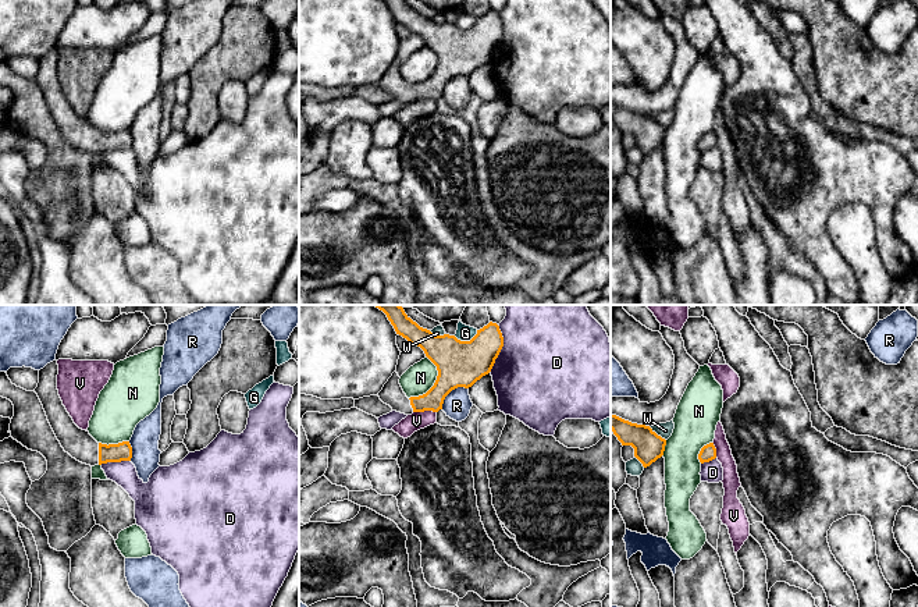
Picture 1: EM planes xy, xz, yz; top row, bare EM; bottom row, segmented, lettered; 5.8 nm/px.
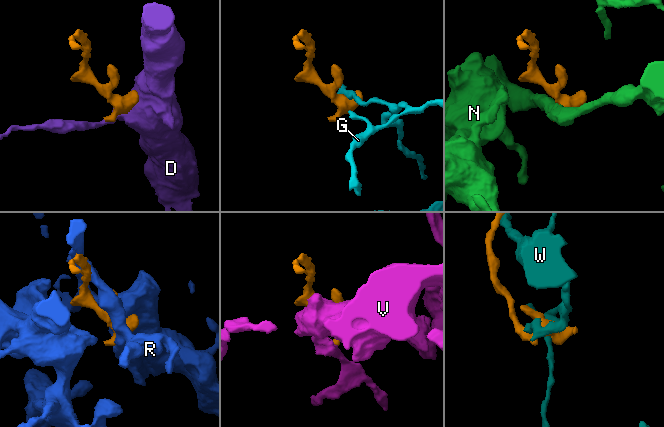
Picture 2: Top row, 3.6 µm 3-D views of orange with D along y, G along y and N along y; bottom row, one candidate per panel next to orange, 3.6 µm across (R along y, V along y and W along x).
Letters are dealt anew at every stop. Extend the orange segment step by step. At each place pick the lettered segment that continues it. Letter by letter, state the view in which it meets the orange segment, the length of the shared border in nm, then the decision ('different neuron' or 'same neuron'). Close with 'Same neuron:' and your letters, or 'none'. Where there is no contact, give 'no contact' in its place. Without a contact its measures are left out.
D: xz | 280 nm | different neuron
G: xz | 150 nm | different neuron
N: xz | 260 nm | different neuron
R: xz | 200 nm | different neuron
V: xz | 140 nm | different neuron
W: yz | 120 nm | different neuron
Same neuron: none

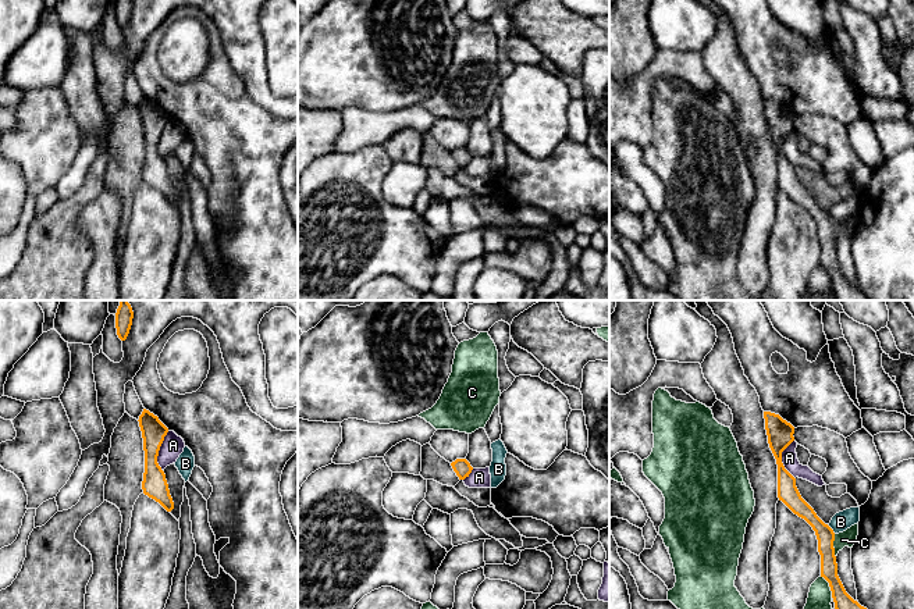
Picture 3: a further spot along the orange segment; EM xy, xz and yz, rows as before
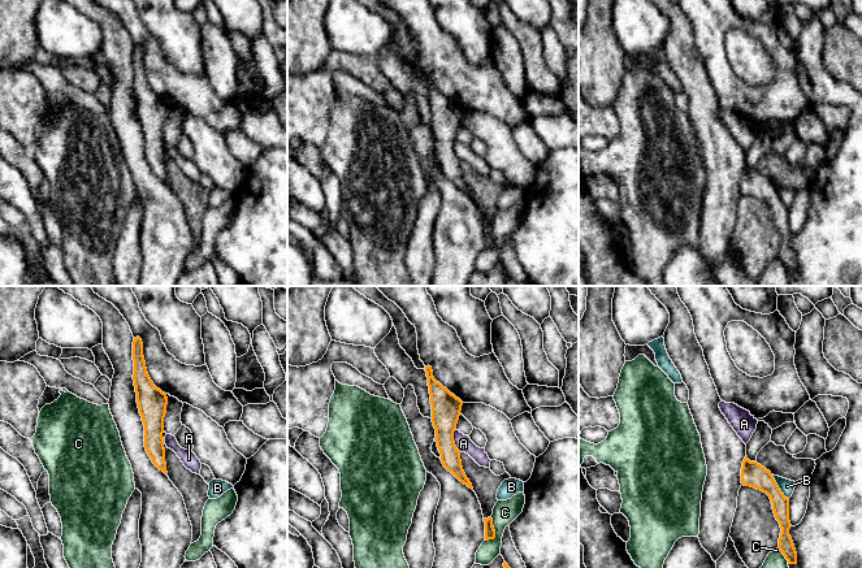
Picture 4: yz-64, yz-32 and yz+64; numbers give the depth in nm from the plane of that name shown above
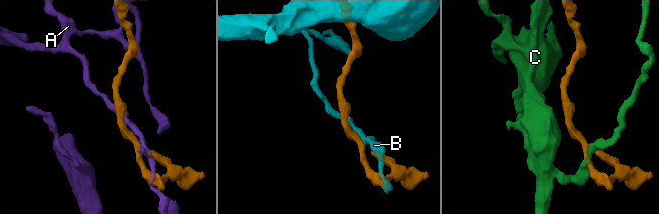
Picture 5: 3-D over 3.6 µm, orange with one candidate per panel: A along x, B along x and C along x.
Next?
A: xy | 240 nm | different neuron
B: yz | 60 nm | different neuron
C: yz | 140 nm | different neuron
Same neuron: none

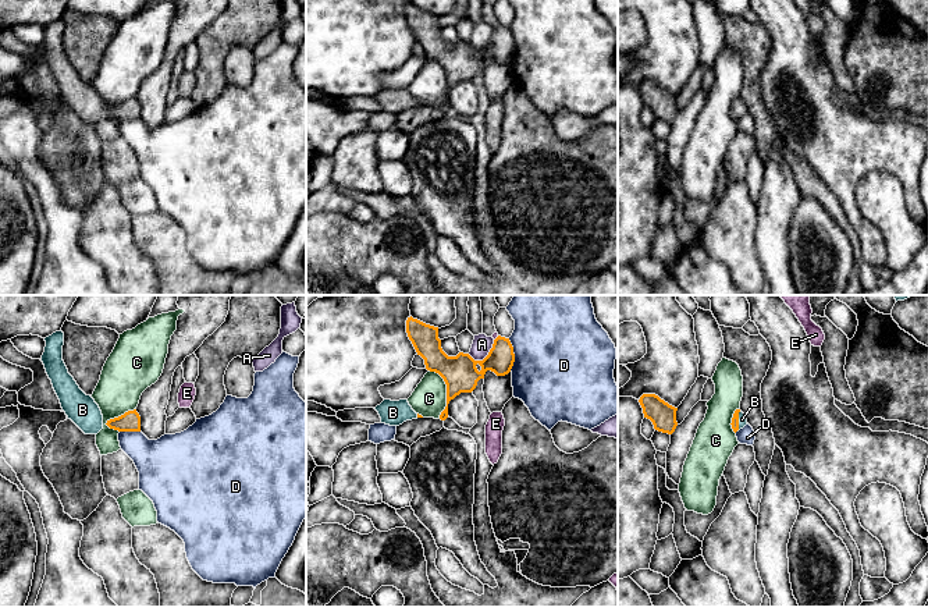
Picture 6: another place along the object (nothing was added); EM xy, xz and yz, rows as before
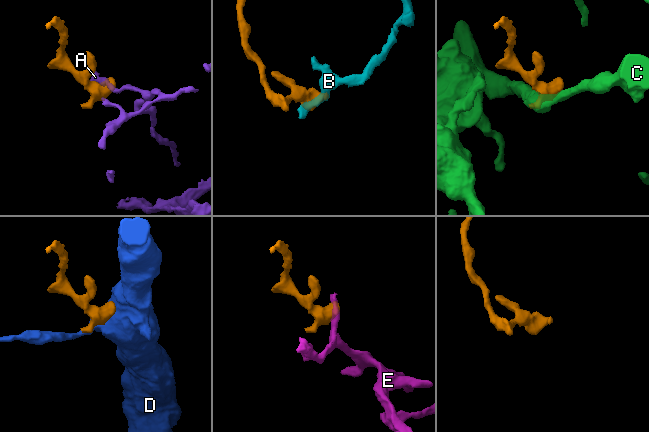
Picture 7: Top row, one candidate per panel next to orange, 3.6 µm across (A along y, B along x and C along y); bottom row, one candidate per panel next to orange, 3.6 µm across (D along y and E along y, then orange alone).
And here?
A: xz | 180 nm | different neuron
B: yz | 120 nm | same neuron
C: xz | 300 nm | different neuron
D: xz | 190 nm | different neuron
E: xz | 40 nm | different neuron
Same neuron: B

